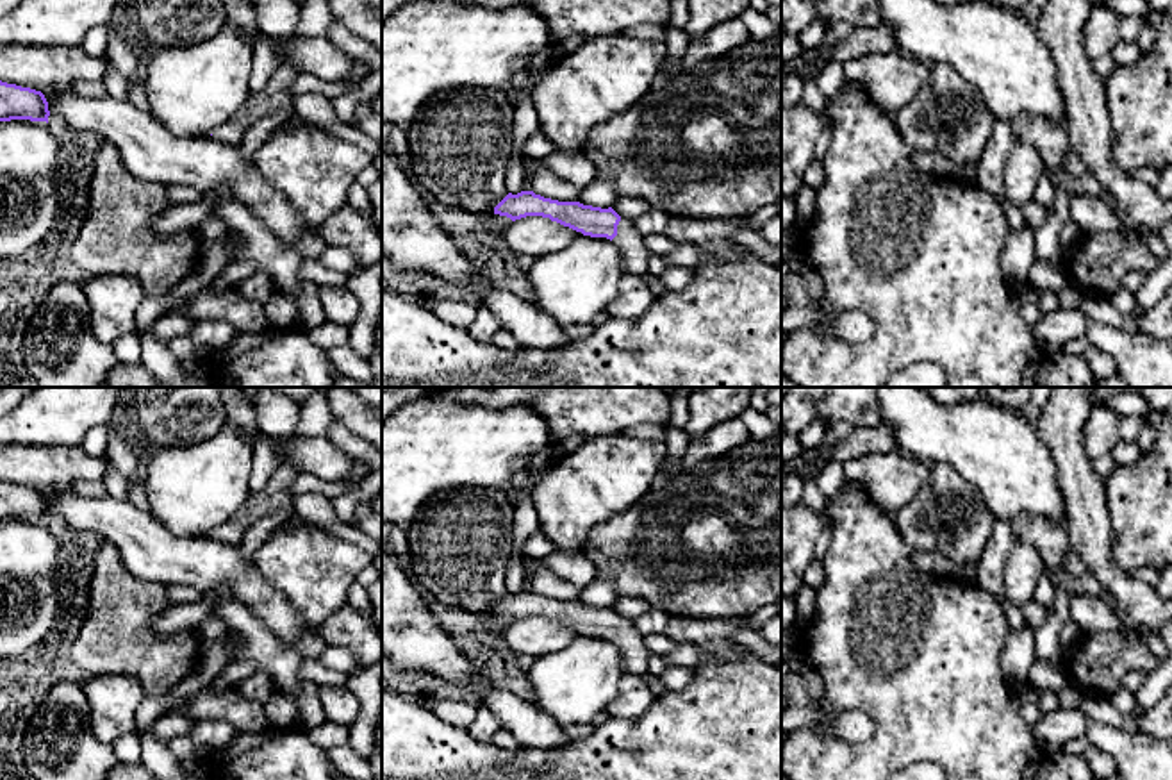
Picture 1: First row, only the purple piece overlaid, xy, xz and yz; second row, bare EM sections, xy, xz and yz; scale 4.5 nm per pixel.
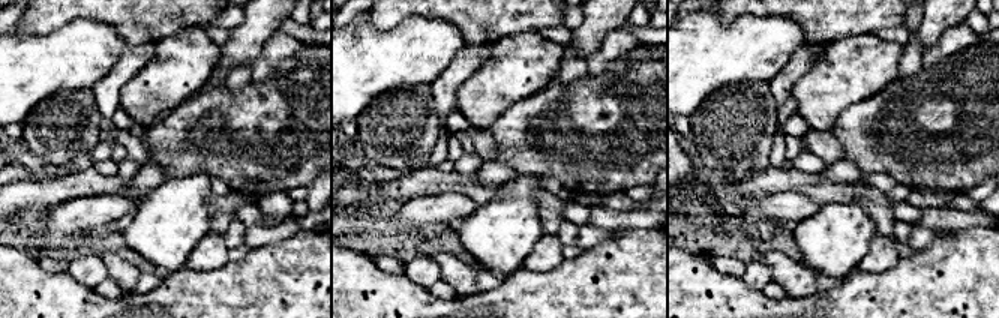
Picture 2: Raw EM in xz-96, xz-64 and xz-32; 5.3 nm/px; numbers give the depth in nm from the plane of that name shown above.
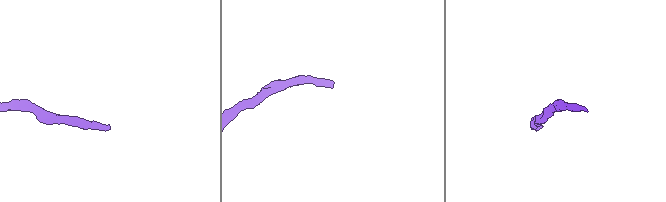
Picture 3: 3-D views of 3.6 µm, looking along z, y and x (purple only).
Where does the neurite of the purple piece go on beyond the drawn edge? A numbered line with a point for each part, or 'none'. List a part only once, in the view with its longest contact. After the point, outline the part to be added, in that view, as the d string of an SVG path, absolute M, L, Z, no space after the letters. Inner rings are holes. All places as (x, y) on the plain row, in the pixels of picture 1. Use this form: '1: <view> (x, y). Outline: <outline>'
1: xz (635, 655). Outline: M621 618L617 635L612 643L619 648L623 657L623 669L626 673L644 675L649 666L649 655L644 635L635 626L635 621Z

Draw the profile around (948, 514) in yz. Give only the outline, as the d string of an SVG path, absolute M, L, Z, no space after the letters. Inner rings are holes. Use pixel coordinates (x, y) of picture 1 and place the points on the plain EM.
M935 464L919 493L894 514L894 523L913 550L938 550L967 566L979 560L995 518L954 468Z

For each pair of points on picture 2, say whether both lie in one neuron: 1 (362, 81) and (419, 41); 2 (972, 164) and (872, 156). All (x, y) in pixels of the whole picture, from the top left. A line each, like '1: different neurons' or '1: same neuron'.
1: same neuron
2: same neuron

